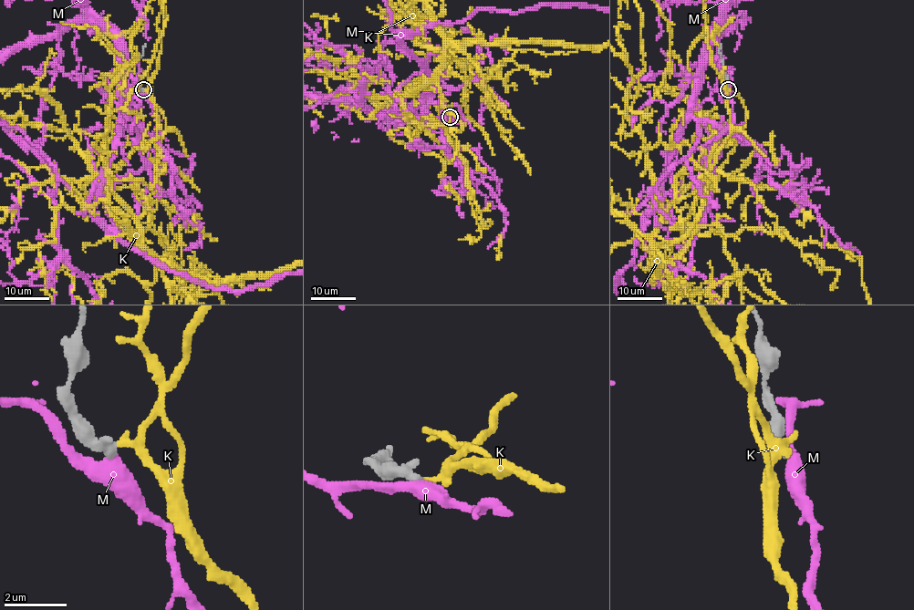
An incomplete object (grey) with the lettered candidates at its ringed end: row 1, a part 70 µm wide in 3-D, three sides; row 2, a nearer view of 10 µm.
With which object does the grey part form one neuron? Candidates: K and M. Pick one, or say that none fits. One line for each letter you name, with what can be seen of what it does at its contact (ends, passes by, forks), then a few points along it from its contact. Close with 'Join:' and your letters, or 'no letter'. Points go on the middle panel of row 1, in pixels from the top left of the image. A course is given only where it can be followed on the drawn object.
K: it passes by
Join: K

